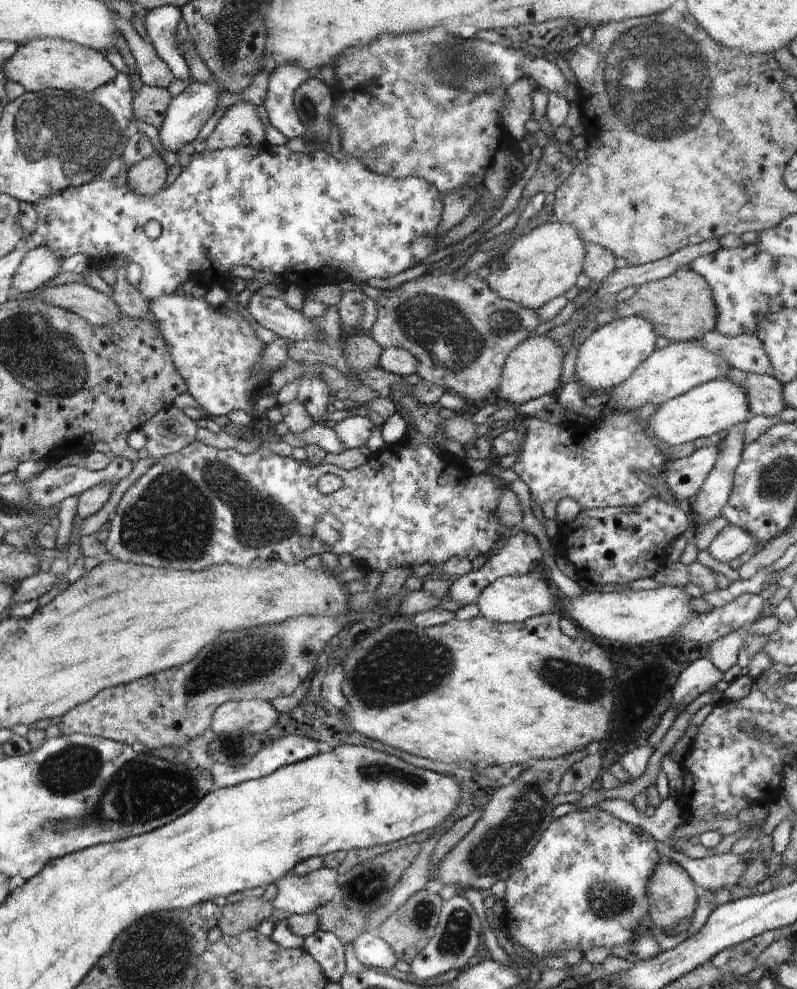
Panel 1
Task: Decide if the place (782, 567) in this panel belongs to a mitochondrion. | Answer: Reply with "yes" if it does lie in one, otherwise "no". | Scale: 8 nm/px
no

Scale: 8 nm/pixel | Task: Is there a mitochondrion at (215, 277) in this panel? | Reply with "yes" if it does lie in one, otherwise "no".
no

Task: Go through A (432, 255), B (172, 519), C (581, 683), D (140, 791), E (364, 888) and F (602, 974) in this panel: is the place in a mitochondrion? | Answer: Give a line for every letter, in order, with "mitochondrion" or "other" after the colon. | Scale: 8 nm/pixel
A: other
B: mitochondrion
C: mitochondrion
D: mitochondrion
E: mitochondrion
F: other

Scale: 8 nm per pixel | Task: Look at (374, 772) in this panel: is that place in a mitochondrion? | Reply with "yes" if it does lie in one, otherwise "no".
yes

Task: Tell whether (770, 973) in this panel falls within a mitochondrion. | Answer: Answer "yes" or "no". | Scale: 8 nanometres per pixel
no

